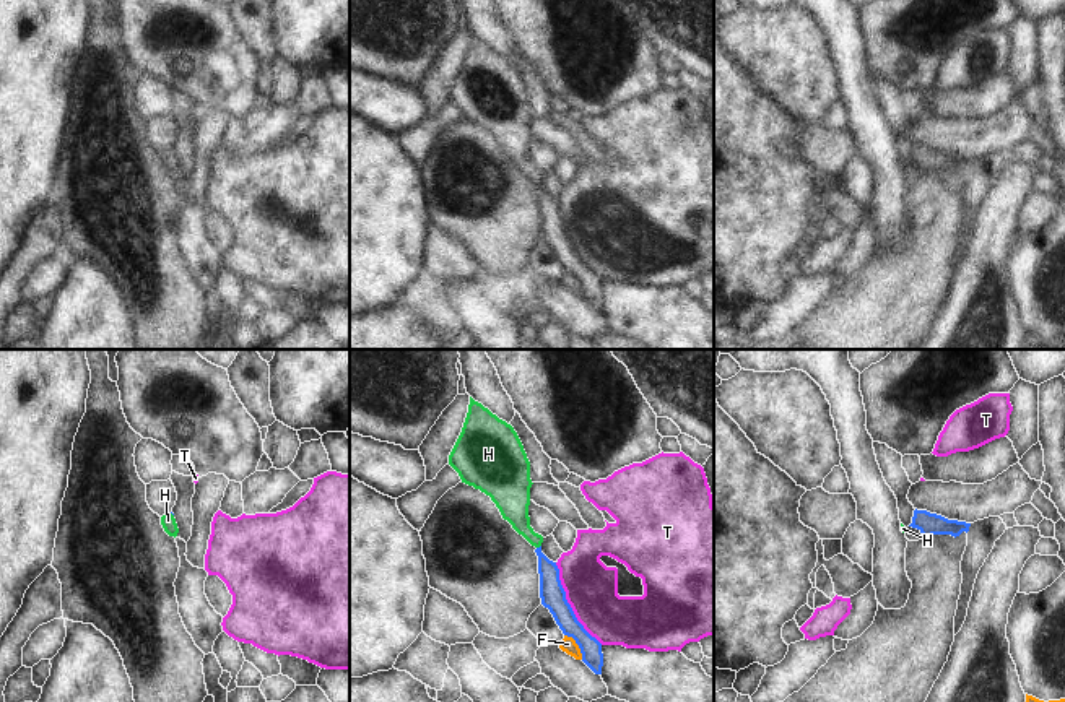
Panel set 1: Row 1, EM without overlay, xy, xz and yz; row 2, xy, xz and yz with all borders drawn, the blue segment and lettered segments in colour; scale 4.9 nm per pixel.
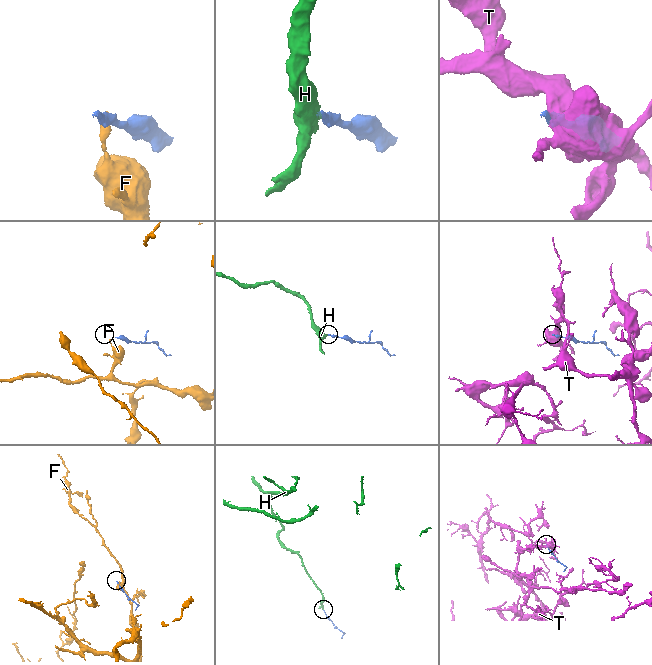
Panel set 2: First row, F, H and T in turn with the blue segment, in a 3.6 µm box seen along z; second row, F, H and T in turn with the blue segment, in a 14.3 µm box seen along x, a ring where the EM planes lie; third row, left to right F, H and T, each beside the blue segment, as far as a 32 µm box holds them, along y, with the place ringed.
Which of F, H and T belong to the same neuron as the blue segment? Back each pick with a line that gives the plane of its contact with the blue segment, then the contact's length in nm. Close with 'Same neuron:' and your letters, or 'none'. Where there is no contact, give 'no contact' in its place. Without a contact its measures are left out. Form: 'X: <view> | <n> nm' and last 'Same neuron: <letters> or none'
H: xz | 30 nm
Same neuron: H

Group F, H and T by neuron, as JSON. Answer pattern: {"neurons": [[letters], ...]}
{"neurons": [["F"], ["H"], ["T"]]}

